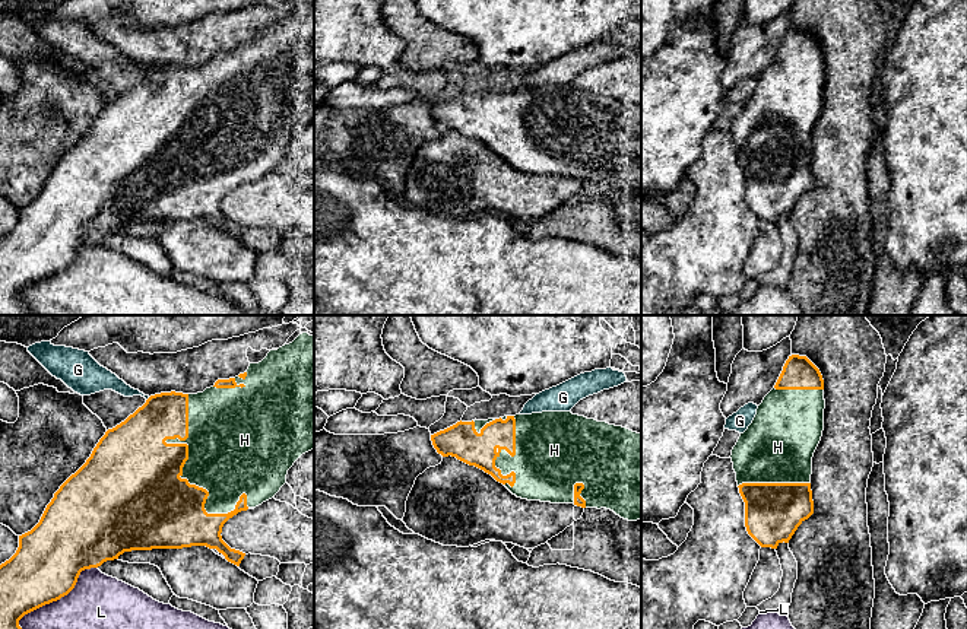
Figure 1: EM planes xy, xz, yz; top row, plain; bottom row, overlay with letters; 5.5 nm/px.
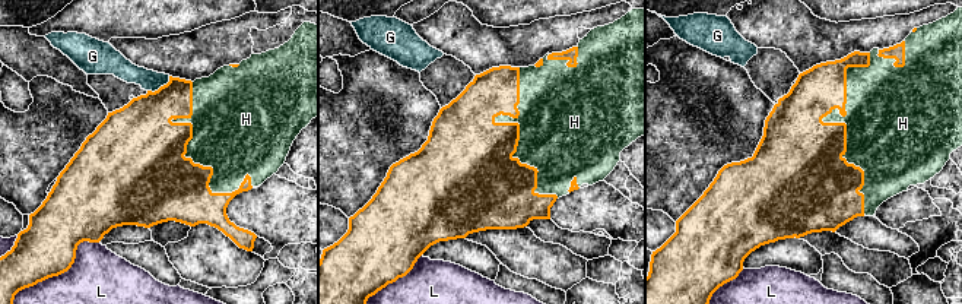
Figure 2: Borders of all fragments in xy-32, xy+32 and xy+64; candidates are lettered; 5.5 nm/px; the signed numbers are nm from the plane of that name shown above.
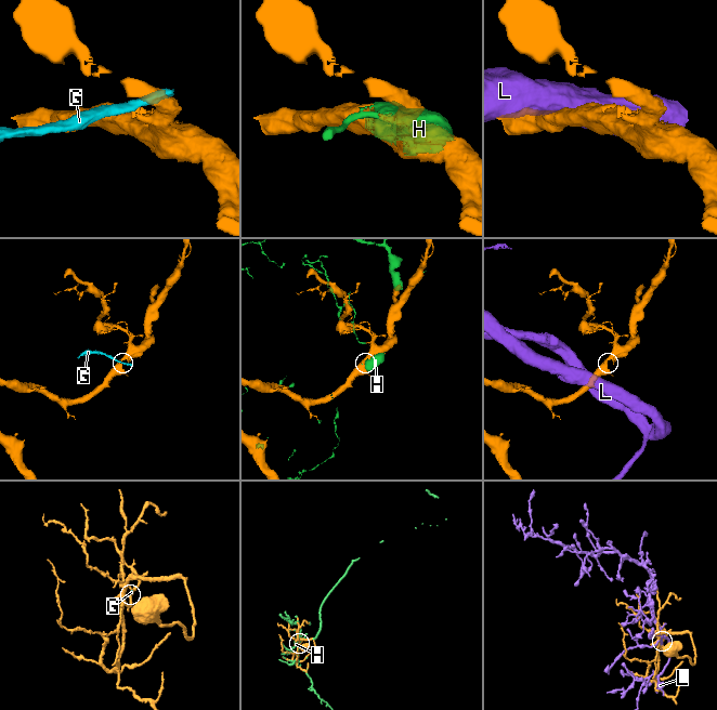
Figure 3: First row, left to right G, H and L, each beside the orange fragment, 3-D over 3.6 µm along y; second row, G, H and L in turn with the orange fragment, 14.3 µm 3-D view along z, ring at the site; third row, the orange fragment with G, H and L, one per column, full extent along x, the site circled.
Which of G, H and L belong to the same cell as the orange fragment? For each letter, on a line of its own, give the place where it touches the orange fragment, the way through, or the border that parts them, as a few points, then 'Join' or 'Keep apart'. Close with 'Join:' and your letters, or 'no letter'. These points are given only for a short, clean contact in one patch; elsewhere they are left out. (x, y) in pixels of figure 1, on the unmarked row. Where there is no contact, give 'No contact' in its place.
G: Touches orange at xy (148, 72). Boundary: xy (149, 70), (146, 73). Keep apart
H: Touches orange at xy (192, 158). Join
L: Touches orange at xy (51, 275). Keep apart
Join: H

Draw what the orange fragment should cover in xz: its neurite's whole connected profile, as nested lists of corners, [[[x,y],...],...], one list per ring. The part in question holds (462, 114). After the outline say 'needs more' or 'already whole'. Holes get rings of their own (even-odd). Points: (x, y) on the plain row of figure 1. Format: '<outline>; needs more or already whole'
[[[542,85],[488,93],[460,93],[431,108],[431,114],[443,130],[451,128],[484,143],[517,171],[574,177],[581,181],[606,181],[628,194],[641,191],[641,107],[627,101],[587,92],[571,85]]]; needs more

